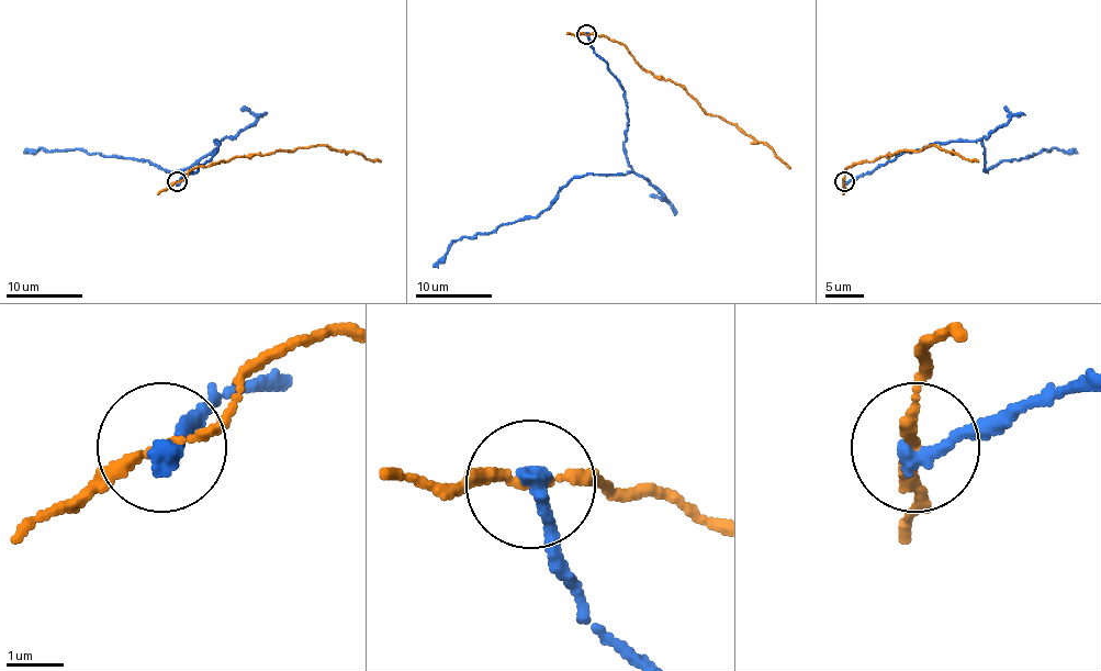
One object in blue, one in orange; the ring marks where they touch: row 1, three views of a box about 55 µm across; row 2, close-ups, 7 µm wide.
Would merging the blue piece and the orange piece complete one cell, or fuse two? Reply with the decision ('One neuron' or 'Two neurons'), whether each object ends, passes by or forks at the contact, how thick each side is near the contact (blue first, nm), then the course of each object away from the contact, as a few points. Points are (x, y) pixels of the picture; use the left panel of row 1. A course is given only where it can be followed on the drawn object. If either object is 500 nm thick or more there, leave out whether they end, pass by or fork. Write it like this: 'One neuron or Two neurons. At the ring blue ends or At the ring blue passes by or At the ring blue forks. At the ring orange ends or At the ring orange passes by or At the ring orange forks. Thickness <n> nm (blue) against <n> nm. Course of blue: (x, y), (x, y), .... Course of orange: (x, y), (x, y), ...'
Two neurons. At the ring blue ends. At the ring orange passes by. Thickness 320 nm (blue) against 160 nm. Course of blue: (177, 182), (215, 154), (215, 142), (223, 140), (188, 167), (166, 170), (148, 160), (81, 149), (24, 154). Course of orange: (177, 182), (194, 168), (238, 157), (293, 152), (312, 146), (355, 152), (381, 160)

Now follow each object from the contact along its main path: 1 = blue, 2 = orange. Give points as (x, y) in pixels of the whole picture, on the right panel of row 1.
1: (845, 182), (933, 144), (978, 140), (985, 147), (986, 170), (1042, 149), (1076, 154)
2: (845, 182), (846, 168), (853, 165), (895, 154), (920, 152), (928, 146), (978, 160)

